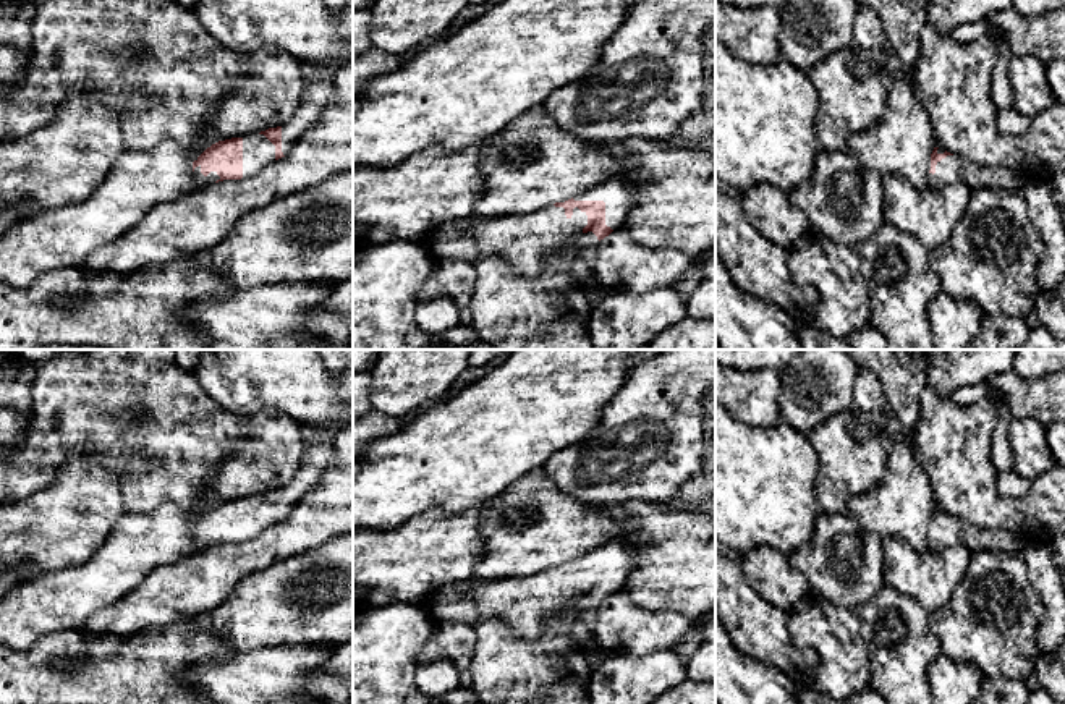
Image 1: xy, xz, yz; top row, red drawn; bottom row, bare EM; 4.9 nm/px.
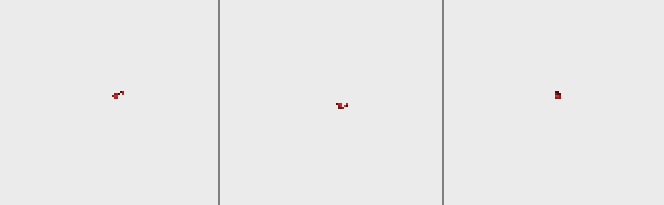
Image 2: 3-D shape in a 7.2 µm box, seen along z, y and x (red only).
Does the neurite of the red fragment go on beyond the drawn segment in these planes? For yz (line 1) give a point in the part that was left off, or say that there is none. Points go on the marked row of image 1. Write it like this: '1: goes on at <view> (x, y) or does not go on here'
1: goes on at yz (950, 170)

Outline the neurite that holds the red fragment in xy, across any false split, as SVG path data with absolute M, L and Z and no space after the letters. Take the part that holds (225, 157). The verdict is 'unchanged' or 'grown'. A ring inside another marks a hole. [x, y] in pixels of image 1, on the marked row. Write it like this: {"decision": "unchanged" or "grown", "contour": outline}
{"decision": "grown", "contour": "M332 79L312 81L306 86L301 105L288 123L257 134L219 141L207 147L193 162L196 188L256 176L265 165L285 157L320 118L333 94Z"}

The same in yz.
{"decision": "grown", "contour": "M934 147L929 163L929 188L940 189L944 186L963 183L965 160L940 147Z"}

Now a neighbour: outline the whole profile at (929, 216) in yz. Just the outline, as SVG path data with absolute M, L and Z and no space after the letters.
M895 173L879 176L879 183L884 191L884 220L914 236L929 251L948 241L973 196L965 183L918 189Z

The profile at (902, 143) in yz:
M856 0L874 10L897 52L903 74L890 86L879 123L850 136L846 151L879 176L895 173L914 188L929 188L929 163L936 147L929 113L918 97L913 74L927 0Z

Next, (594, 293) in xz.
M592 277L581 285L586 299L591 306L591 311L599 306L599 303L604 299L604 296L609 293L604 290Z

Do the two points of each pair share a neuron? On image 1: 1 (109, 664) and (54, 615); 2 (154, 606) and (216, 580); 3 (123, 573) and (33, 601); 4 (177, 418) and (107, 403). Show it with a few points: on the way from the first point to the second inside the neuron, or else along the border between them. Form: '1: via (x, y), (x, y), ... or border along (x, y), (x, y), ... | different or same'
1: border along (80, 628), (50, 631), (34, 644) | different
2: via (169, 593), (201, 581) | same
3: via (101, 581), (55, 601) | same
4: via (159, 400), (156, 397), (125, 397) | same

